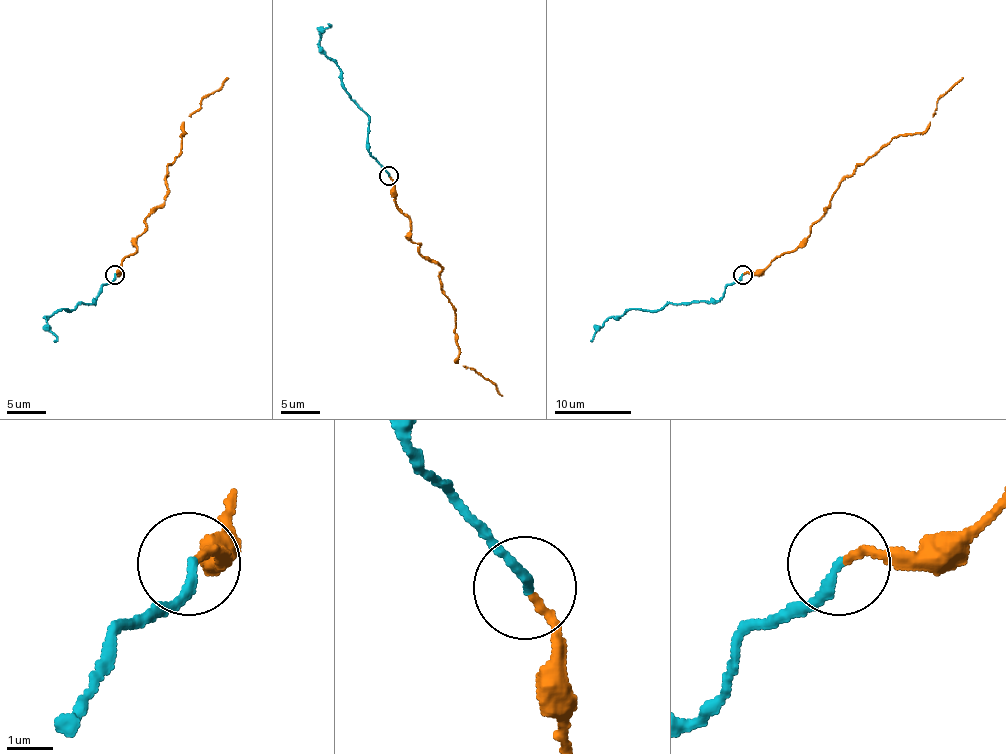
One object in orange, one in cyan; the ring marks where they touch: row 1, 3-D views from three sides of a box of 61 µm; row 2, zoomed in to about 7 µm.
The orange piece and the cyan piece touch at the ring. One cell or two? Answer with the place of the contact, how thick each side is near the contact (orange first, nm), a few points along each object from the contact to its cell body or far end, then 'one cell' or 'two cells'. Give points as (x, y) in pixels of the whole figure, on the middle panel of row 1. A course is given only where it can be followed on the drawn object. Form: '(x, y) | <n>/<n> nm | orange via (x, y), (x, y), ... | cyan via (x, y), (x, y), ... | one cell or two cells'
(388, 175) | 160/240 nm | orange via (390, 176), (411, 239), (442, 268), (457, 363), (488, 379), (502, 396) | cyan via (388, 176), (368, 151), (368, 116), (351, 98), (341, 81), (341, 69), (320, 42), (328, 25) | one cell

